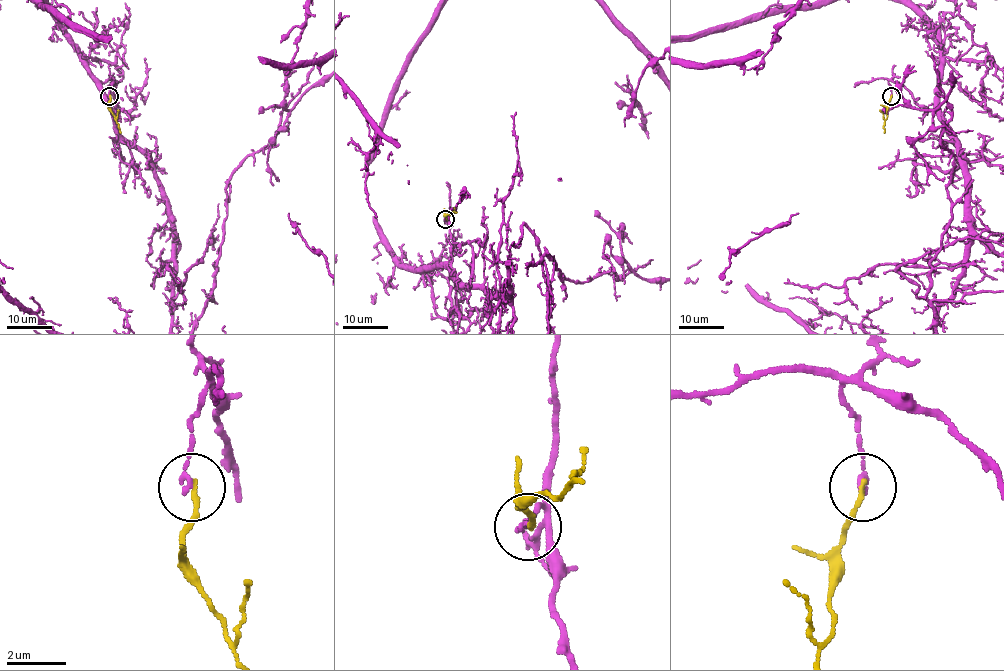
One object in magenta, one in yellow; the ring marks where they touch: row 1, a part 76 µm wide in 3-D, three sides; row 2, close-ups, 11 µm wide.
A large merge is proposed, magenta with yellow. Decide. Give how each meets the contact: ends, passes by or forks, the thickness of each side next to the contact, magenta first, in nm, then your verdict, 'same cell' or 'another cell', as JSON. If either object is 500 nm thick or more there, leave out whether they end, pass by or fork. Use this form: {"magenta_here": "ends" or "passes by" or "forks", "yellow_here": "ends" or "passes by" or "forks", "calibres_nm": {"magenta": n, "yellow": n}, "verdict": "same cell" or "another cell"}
{"magenta_here": "ends", "yellow_here": "ends", "calibres_nm": {"magenta": 160, "yellow": 160}, "verdict": "another cell"}

